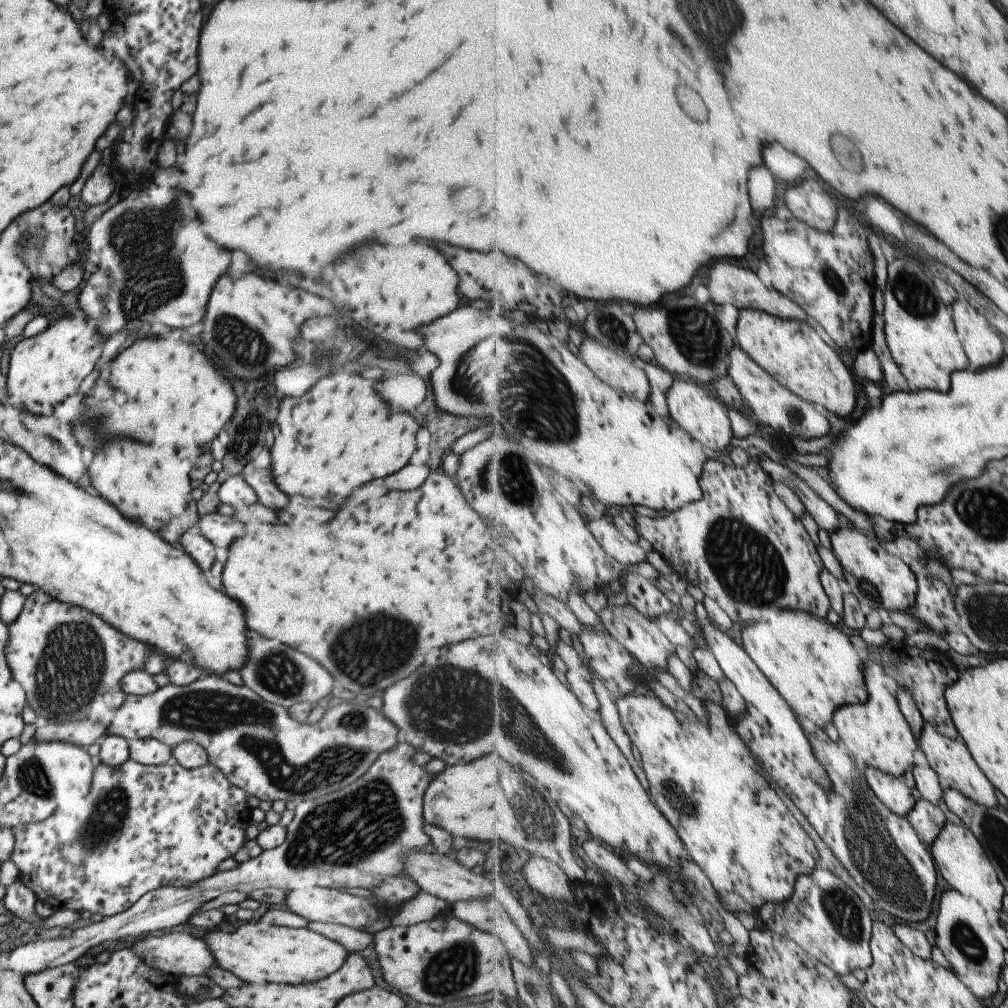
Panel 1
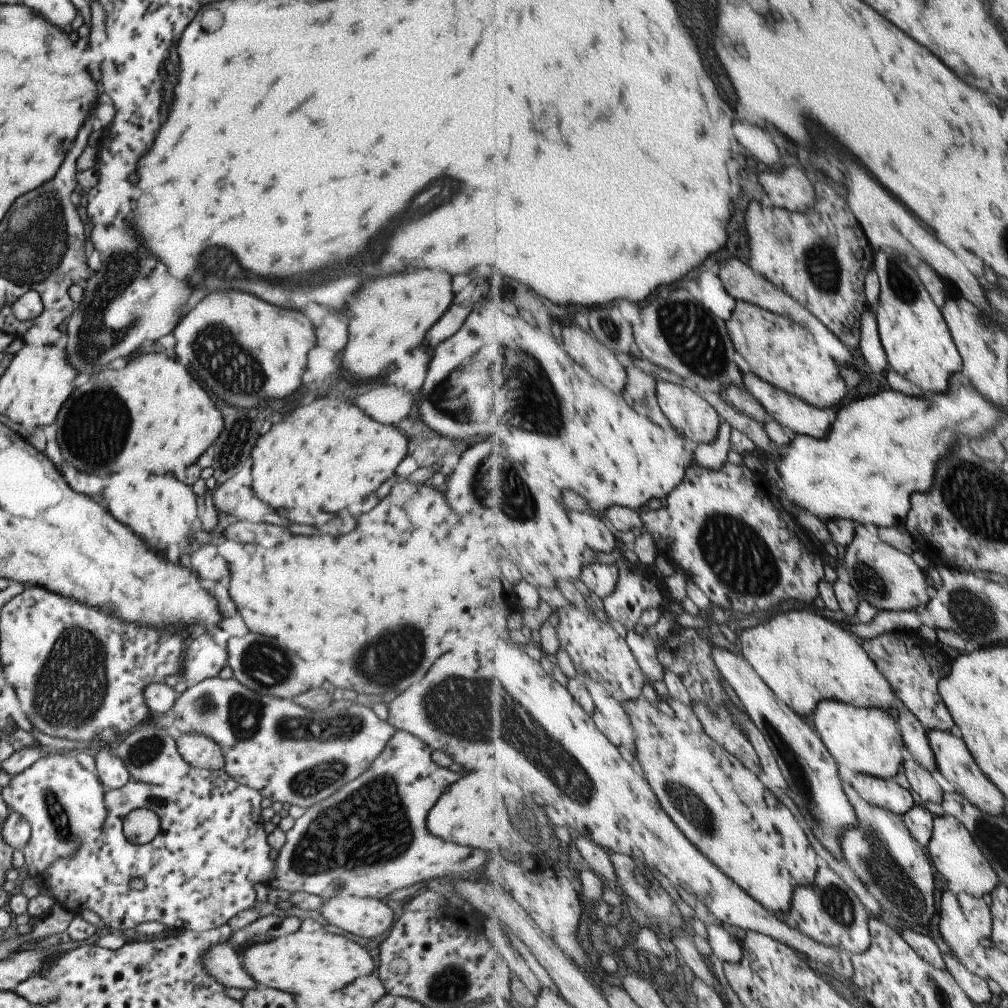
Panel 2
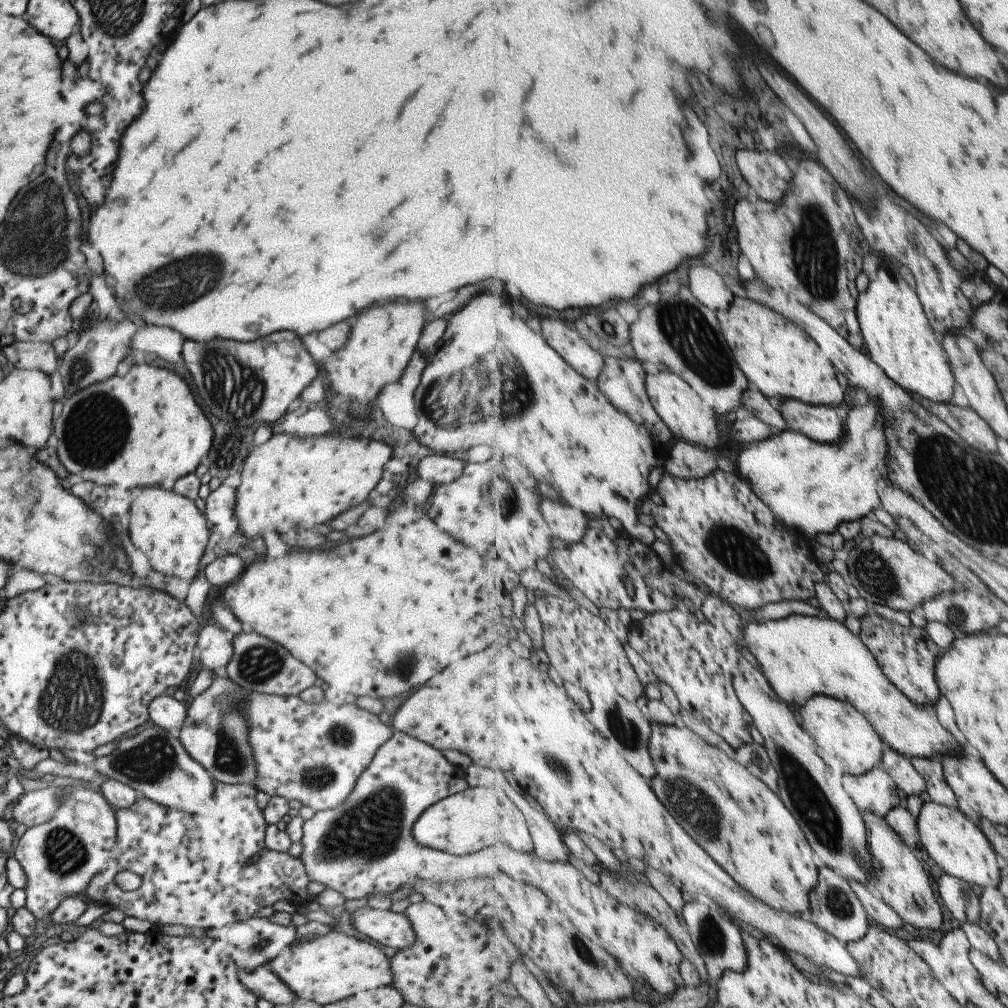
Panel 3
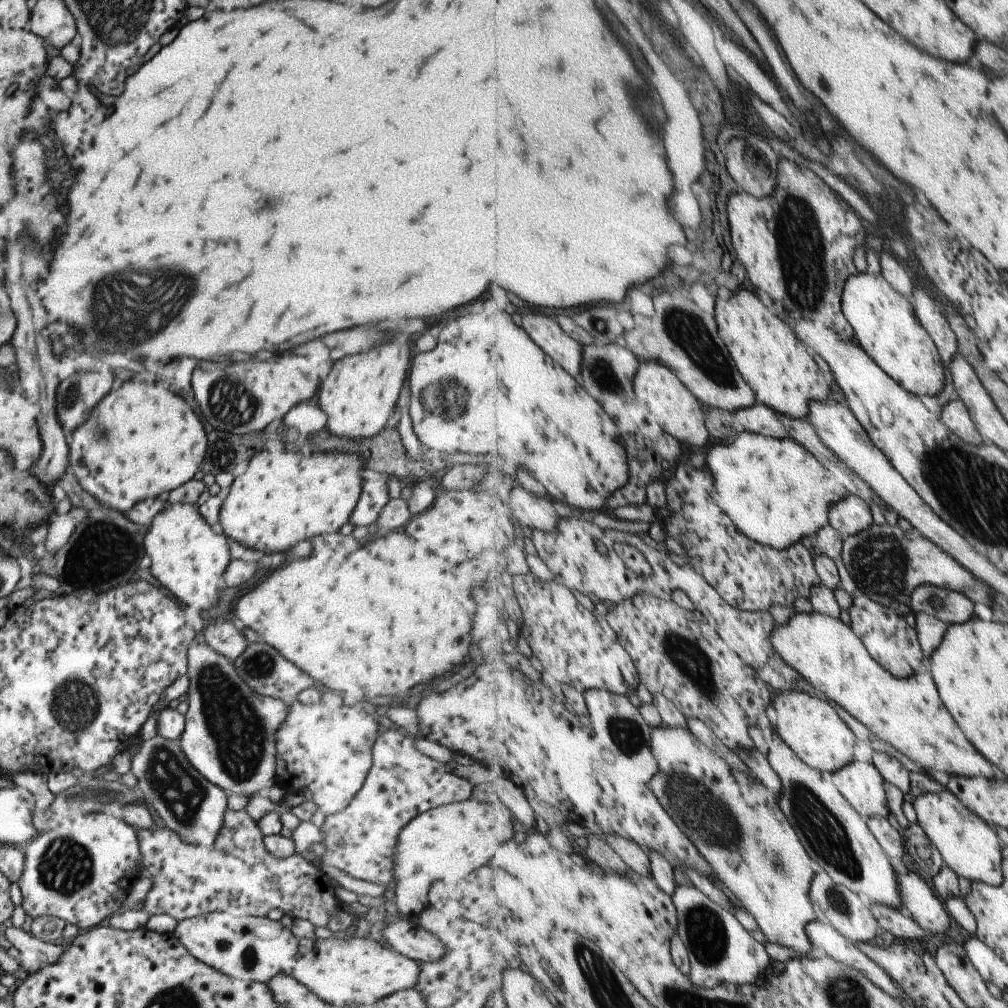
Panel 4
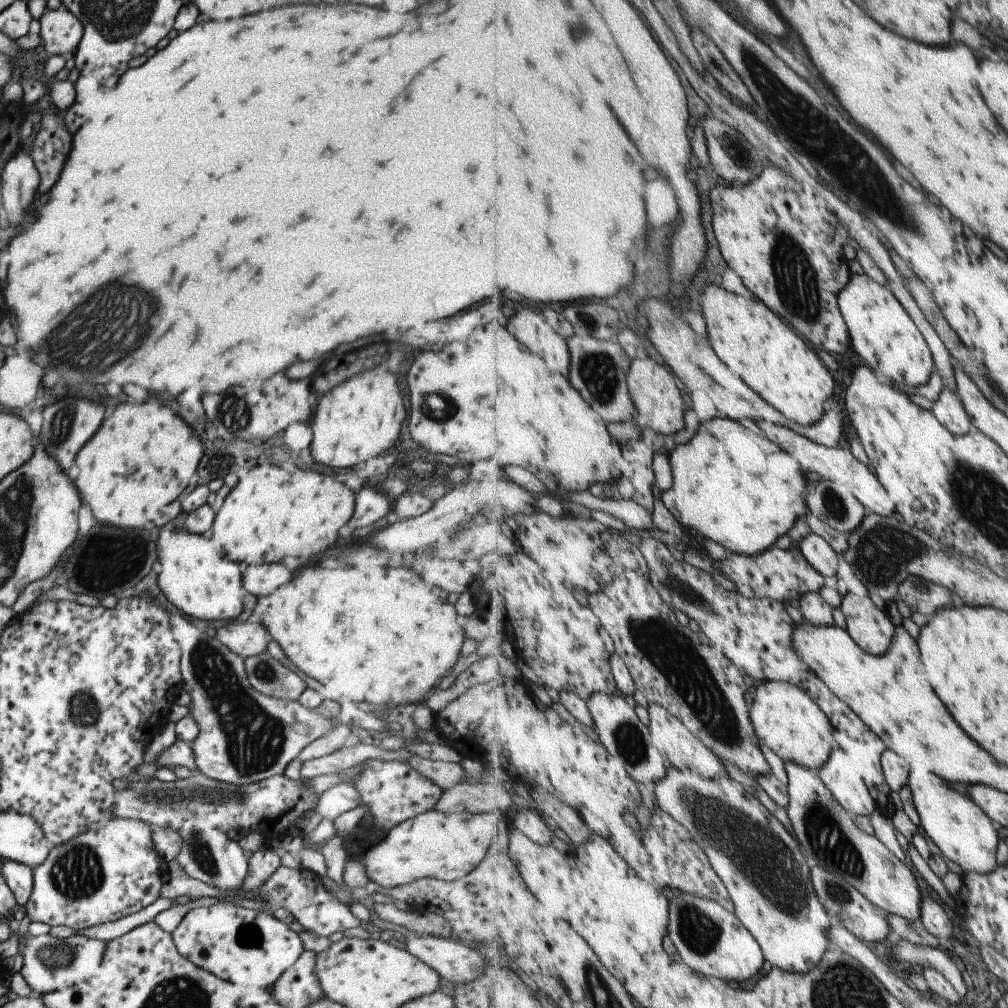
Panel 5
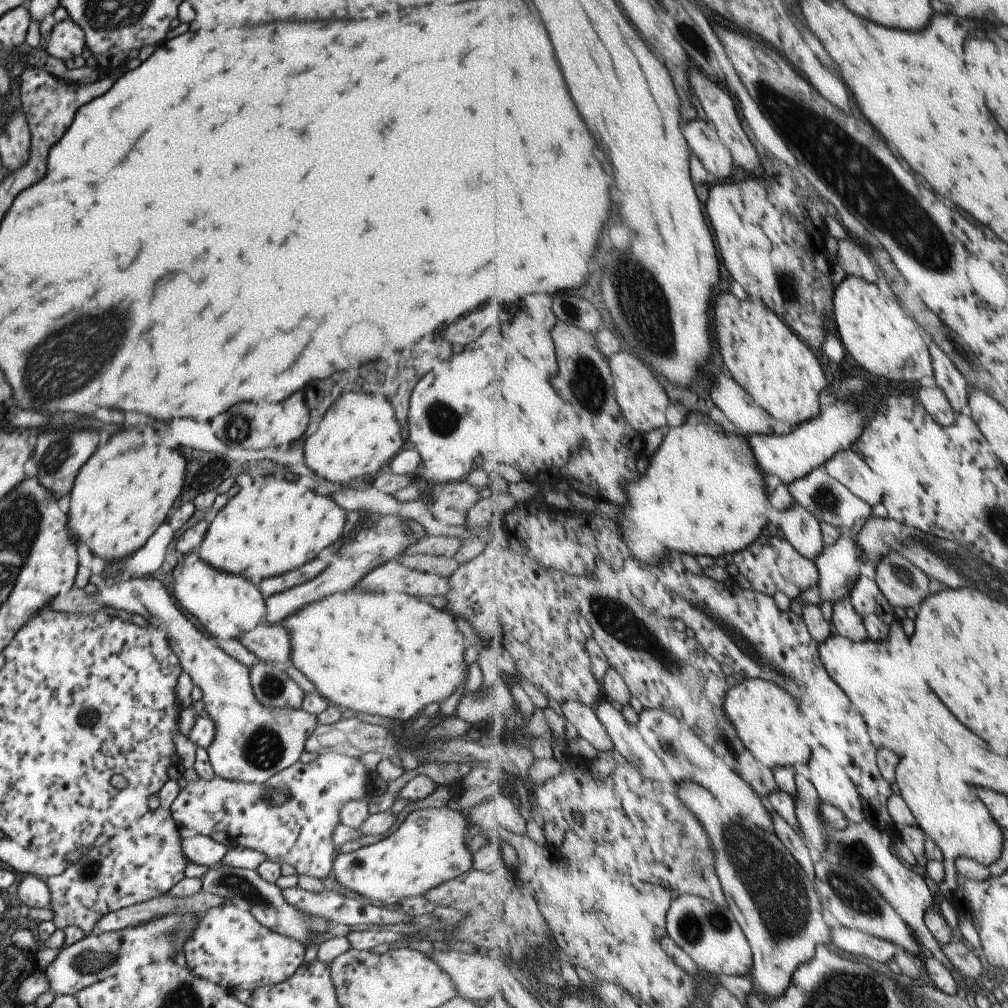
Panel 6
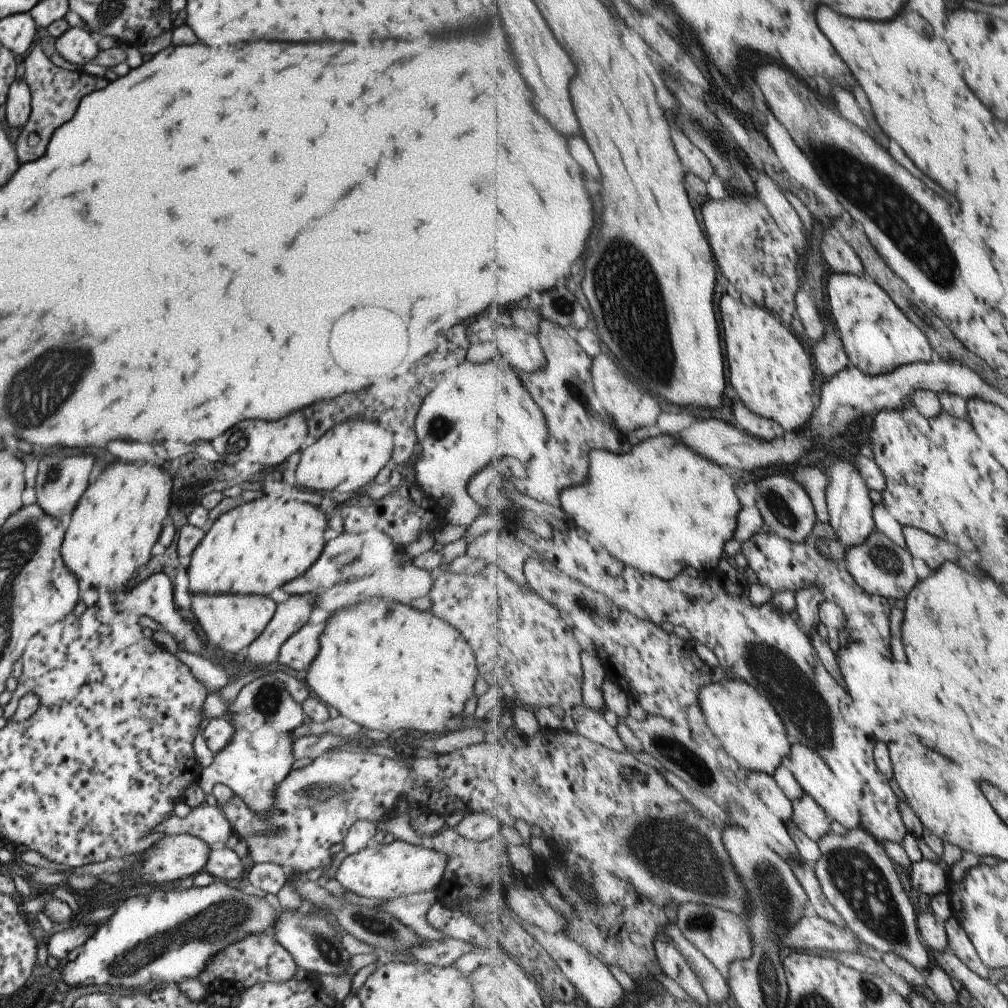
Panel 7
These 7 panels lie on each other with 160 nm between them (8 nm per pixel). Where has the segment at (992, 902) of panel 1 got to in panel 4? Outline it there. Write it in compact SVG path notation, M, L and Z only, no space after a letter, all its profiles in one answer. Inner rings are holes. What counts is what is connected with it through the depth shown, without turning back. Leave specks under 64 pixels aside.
M946 787L932 789L931 792L915 798L913 807L917 814L917 823L940 850L949 868L960 877L973 882L983 881L995 886L1003 884L1003 854L1001 854L1003 844L995 830L991 830L992 825L967 808L967 805Z

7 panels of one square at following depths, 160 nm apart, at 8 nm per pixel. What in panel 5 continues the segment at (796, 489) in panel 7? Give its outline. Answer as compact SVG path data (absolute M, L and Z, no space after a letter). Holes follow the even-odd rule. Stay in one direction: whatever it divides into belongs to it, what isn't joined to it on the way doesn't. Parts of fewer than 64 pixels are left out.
M810 531L799 540L797 546L810 564L822 576L834 576L839 570L839 556L819 534Z

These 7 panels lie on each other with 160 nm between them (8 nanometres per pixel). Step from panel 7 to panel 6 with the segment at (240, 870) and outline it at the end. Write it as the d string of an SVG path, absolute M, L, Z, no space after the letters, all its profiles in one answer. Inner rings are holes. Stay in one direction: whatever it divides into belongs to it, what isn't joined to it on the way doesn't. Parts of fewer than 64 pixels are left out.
M181 829L179 834L181 834L183 856L194 864L209 868L211 864L217 864L222 860L227 851L226 846L214 842L207 835L187 833L184 829Z

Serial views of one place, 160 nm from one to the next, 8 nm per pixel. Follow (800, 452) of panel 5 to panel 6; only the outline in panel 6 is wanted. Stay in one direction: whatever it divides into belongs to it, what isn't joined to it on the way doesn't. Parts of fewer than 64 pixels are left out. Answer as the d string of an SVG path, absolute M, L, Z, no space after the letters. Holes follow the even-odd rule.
M855 448L839 452L833 459L825 462L824 468L856 496L869 502L871 507L882 504L883 483Z

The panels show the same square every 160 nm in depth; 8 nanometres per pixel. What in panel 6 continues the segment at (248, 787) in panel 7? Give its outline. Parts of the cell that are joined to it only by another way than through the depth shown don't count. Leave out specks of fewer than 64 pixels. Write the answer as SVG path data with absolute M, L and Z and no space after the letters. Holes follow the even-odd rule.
M133 578L109 586L100 584L93 595L72 586L67 594L55 596L46 604L49 606L45 606L45 611L63 614L103 612L105 608L137 614L164 635L181 664L181 671L191 678L193 687L201 690L203 711L215 724L215 736L205 750L214 776L259 784L299 761L307 736L316 728L316 716L301 708L263 708L259 705L252 694L248 669L225 654L187 620L165 584L151 578Z

